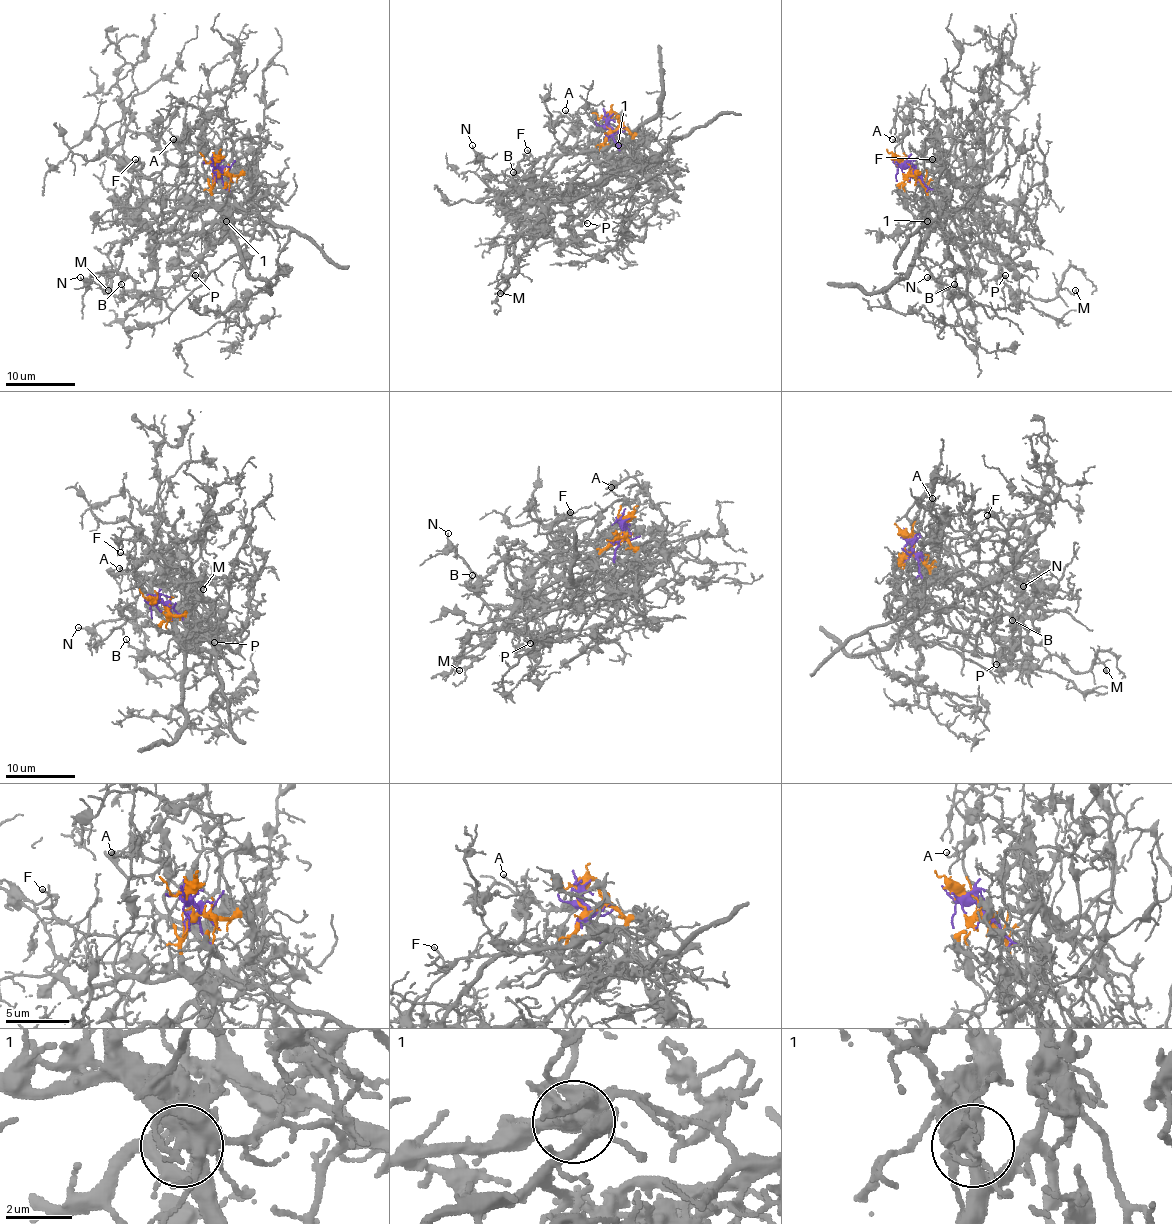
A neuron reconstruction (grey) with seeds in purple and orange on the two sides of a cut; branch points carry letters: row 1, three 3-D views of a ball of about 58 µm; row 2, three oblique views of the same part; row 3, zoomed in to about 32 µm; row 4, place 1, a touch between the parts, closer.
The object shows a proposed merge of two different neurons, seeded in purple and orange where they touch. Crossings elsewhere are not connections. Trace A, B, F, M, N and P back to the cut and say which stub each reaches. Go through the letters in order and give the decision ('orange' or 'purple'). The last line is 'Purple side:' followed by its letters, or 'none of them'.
A: orange
B: purple
F: orange
M: orange
N: purple
P: orange
Purple side: B, N

